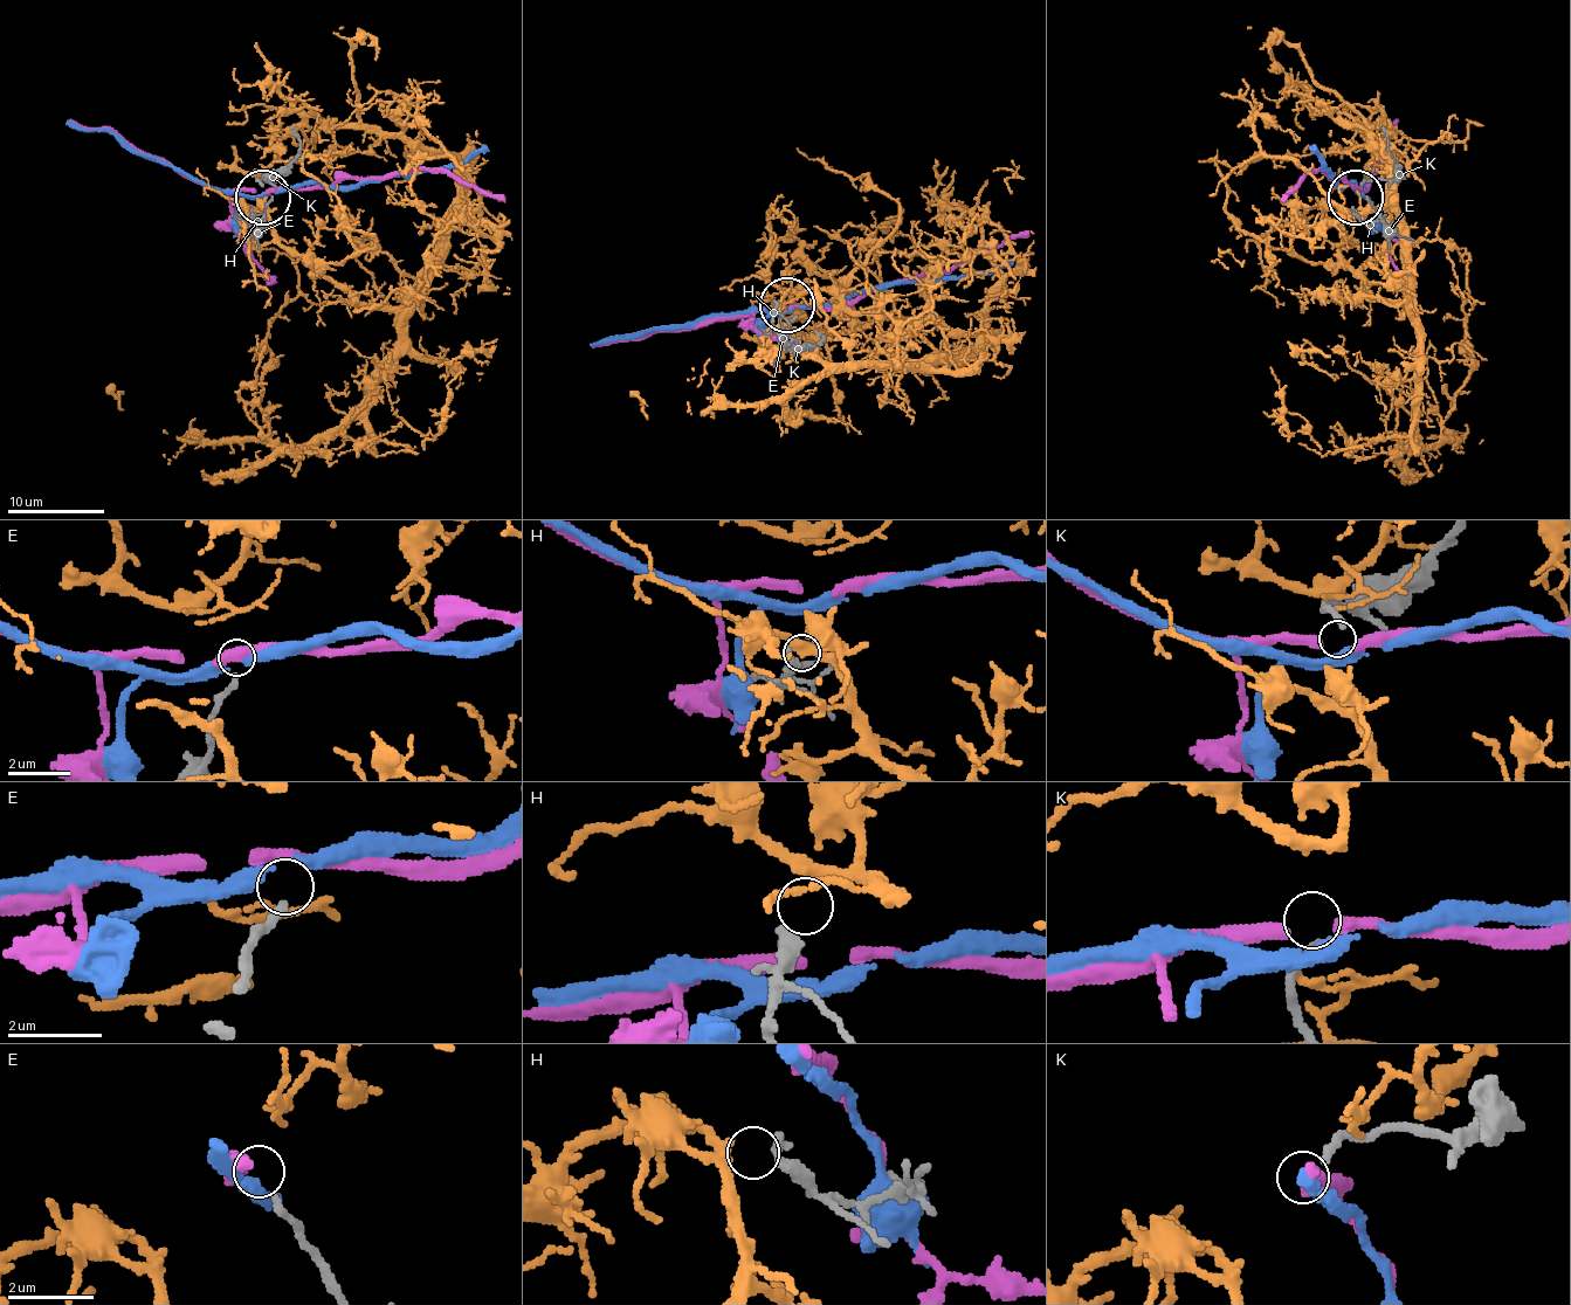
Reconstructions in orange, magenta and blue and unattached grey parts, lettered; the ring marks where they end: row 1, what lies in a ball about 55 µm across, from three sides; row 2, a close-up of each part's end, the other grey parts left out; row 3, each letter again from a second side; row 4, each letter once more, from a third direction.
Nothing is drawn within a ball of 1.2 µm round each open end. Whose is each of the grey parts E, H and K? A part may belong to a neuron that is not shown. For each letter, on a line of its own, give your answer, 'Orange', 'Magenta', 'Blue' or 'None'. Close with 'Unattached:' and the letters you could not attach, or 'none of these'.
E: Blue
H: Orange
K: None
Unattached: K

